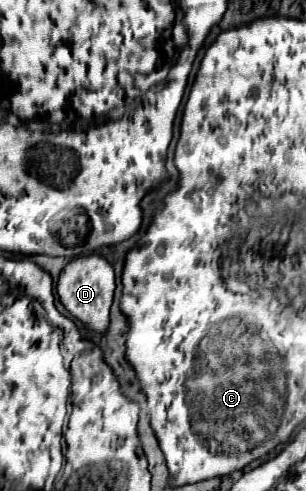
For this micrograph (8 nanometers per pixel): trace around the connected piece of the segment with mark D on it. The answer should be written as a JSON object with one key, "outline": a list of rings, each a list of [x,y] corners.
{"outline":[[[87,253],[73,257],[59,275],[57,283],[57,293],[61,305],[75,317],[79,319],[89,331],[95,333],[105,333],[109,327],[109,307],[113,301],[113,291],[115,291],[115,273],[113,267],[97,253]]]}

